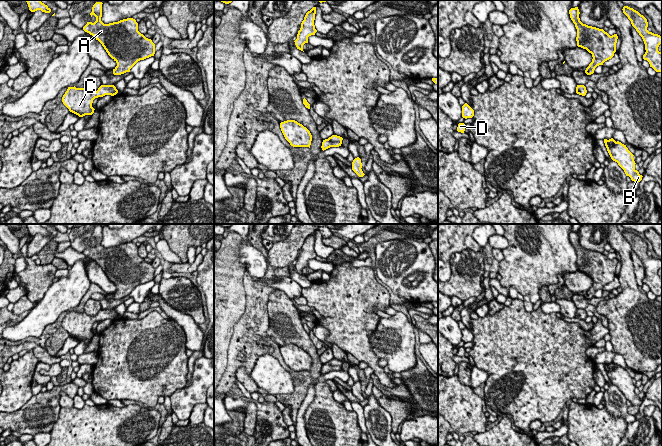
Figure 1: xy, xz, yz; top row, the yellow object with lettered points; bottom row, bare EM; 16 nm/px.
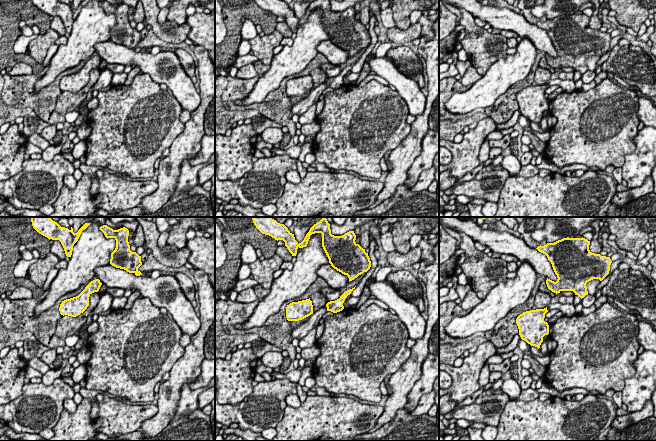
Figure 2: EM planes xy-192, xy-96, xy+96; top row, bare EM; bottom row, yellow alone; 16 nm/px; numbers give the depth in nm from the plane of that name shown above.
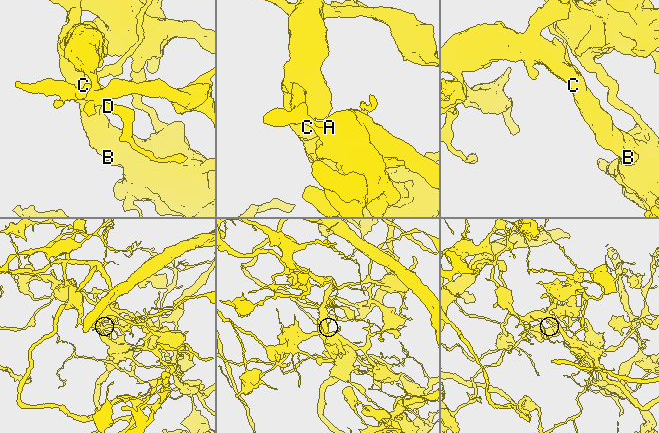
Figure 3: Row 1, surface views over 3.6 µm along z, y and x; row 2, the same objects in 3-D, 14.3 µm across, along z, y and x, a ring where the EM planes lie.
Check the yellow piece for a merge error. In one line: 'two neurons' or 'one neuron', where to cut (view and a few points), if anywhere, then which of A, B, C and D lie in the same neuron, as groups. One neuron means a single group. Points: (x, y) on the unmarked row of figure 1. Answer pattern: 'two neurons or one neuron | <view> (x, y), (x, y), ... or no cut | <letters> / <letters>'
two neurons | xy (97, 315), (104, 313), (107, 318) | A / B C D

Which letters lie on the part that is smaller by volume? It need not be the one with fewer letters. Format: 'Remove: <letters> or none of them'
Remove: A

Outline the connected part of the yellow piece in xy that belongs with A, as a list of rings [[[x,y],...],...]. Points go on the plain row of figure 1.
[[[96,226],[93,229],[90,239],[94,239],[96,245],[87,246],[83,254],[94,260],[117,287],[114,299],[130,296],[138,285],[154,280],[155,268],[138,255],[138,247],[133,242],[104,248],[101,245],[102,228]]]

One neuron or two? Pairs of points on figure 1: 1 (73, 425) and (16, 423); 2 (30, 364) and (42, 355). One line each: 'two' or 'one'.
1: two
2: two

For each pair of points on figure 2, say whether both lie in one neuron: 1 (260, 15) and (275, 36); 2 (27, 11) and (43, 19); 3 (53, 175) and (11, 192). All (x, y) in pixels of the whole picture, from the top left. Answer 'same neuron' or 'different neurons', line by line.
1: different neurons
2: same neuron
3: same neuron

